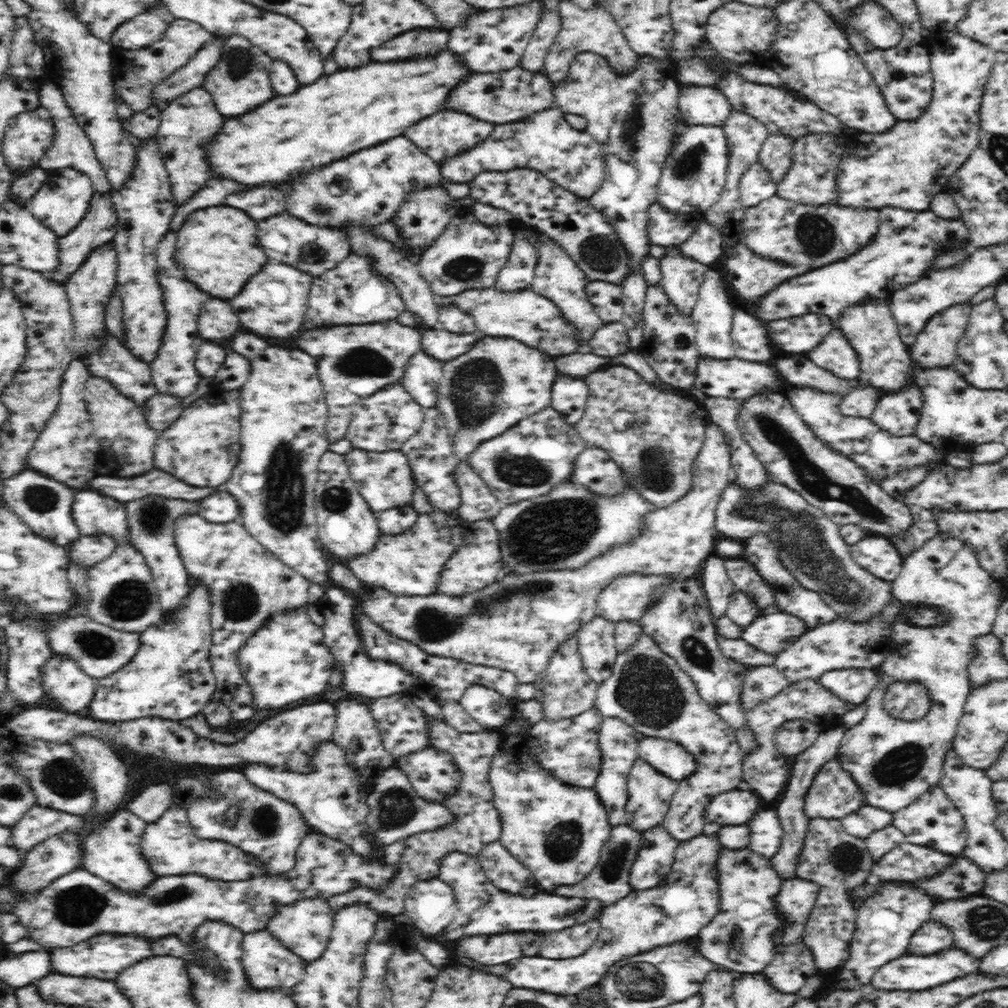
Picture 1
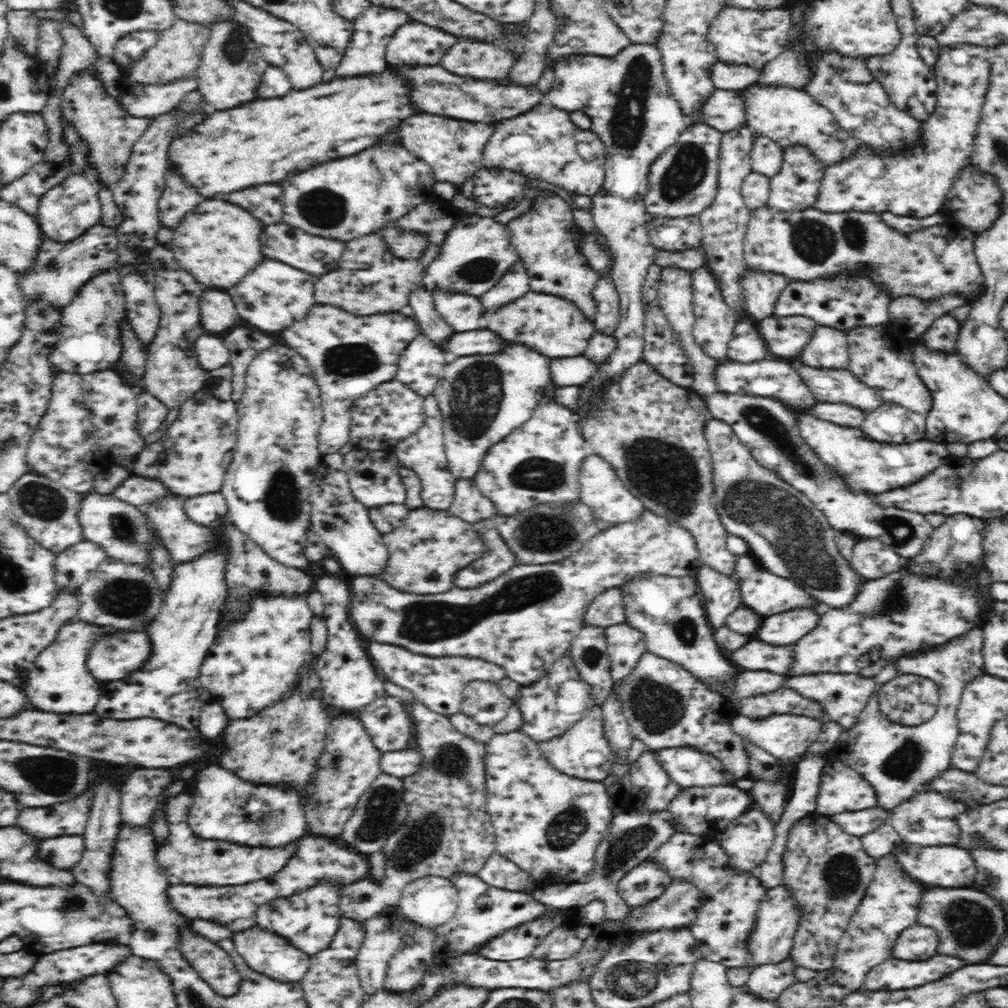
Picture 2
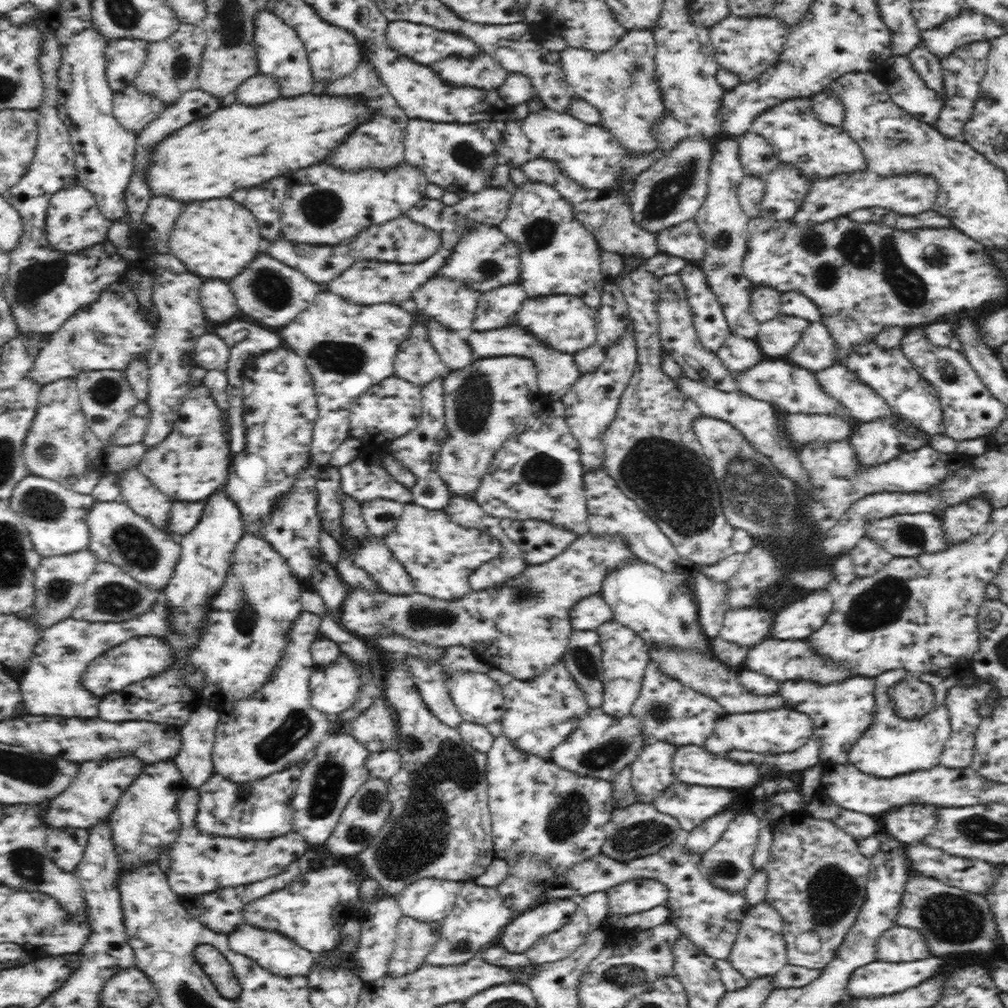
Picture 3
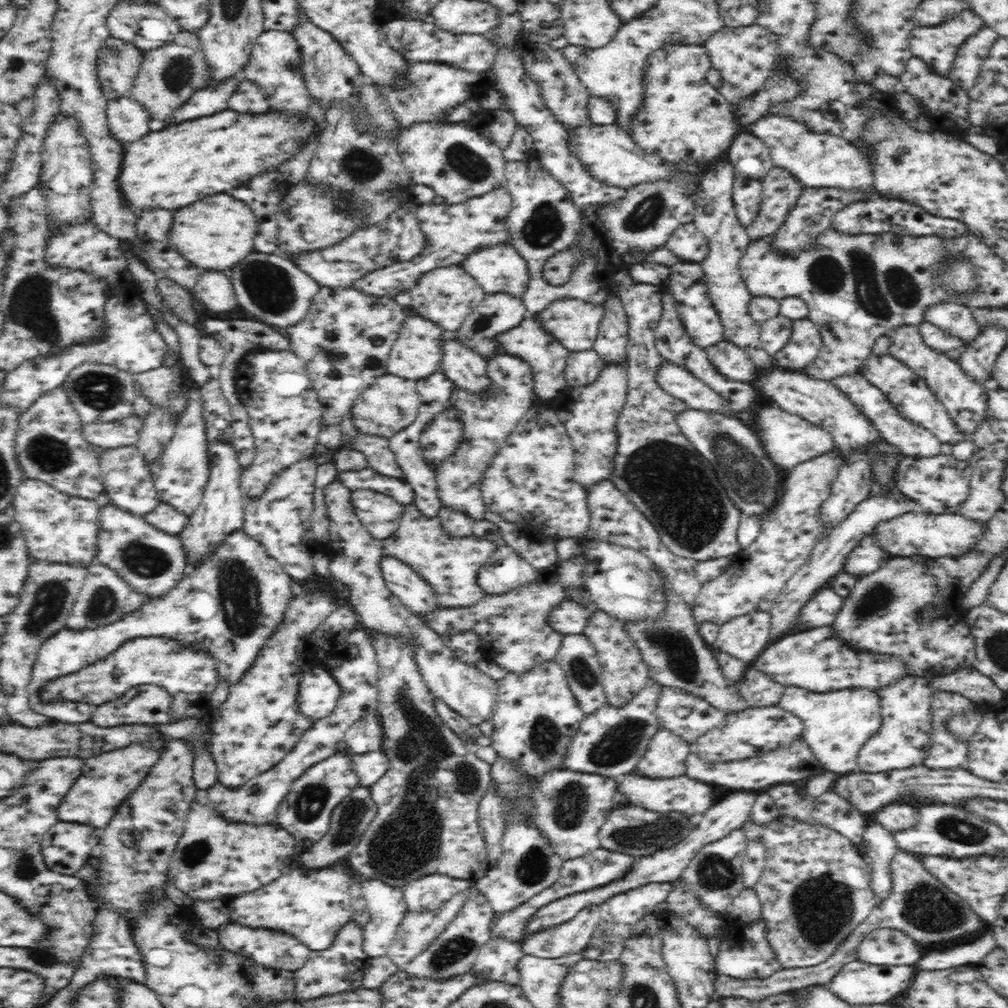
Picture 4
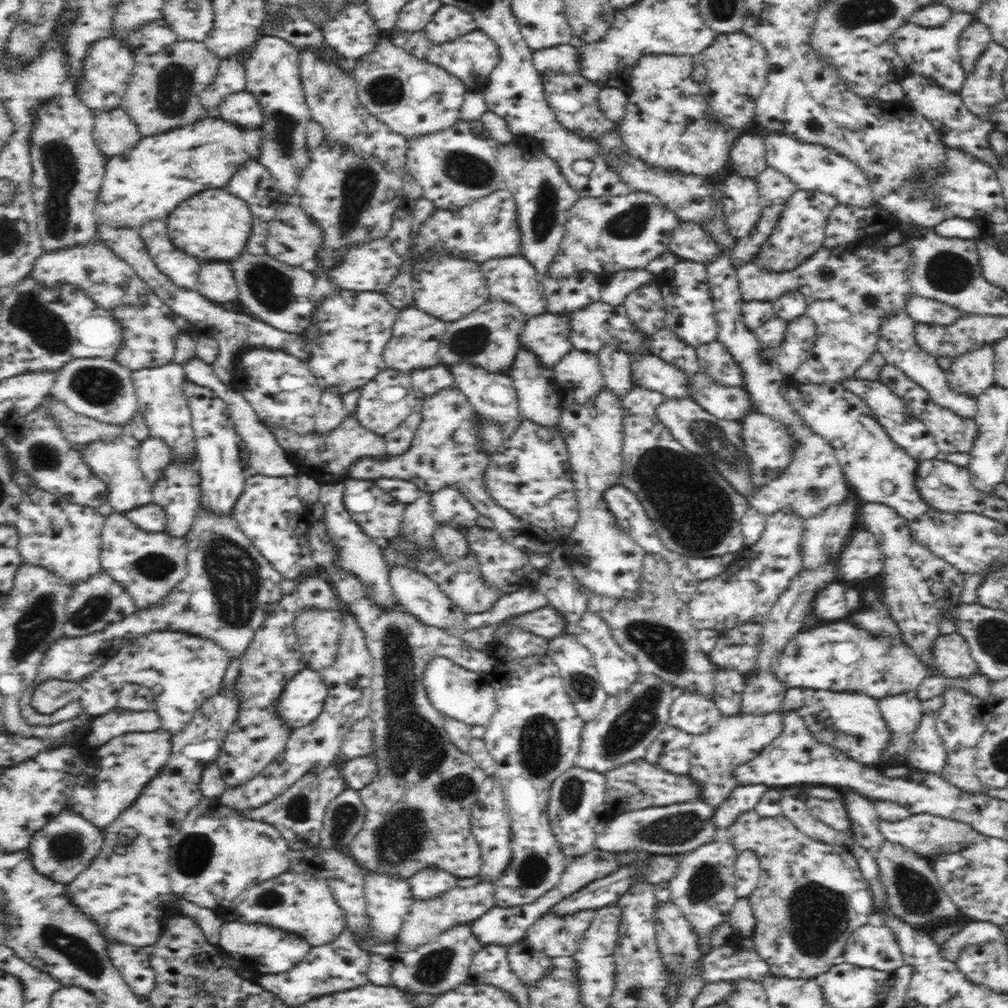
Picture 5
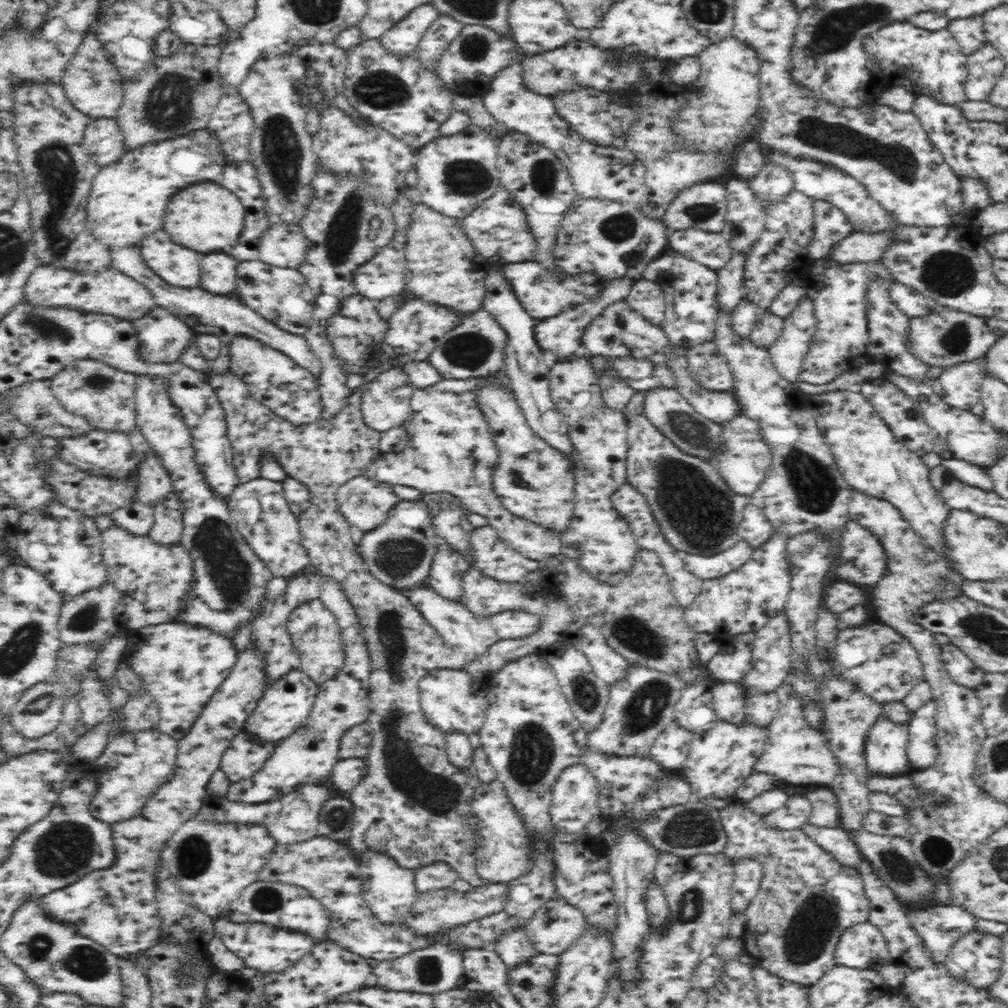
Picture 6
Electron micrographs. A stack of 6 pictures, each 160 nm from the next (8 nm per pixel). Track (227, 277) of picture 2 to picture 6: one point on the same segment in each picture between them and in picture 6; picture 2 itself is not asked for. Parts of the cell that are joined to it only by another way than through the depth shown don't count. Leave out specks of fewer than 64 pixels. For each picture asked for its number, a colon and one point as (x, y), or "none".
3: (216, 238)
4: (216, 232)
5: (214, 225)
6: (205, 217)

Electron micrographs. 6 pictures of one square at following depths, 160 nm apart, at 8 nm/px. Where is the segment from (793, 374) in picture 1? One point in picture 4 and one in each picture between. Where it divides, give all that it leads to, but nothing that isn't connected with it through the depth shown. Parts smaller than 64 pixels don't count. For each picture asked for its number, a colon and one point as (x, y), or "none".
2: (828, 385)
3: (864, 404)
4: (912, 440)

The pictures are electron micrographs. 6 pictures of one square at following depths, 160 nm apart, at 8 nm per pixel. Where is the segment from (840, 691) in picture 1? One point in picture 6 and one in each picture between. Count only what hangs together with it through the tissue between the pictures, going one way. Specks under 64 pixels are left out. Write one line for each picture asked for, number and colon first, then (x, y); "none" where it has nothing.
2: (843, 697)
3: (841, 713)
4: (837, 724)
5: (852, 722)
6: (885, 748)

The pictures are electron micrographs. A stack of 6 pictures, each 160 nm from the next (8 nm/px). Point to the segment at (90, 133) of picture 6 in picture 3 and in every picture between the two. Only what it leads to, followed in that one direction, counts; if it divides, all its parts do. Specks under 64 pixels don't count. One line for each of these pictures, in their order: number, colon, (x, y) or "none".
3: (134, 110)
4: (128, 121)
5: (114, 132)

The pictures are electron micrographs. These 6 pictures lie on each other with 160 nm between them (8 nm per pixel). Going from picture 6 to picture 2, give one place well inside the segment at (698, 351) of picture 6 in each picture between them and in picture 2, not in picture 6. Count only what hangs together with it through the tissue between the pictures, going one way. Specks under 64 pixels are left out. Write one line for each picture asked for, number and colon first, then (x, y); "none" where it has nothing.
2: (746, 346)
3: (737, 354)
4: (730, 360)
5: (715, 360)

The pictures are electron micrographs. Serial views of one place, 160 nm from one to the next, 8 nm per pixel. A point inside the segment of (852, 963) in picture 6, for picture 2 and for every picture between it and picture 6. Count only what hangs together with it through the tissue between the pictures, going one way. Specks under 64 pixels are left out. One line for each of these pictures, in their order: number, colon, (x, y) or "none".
2: (916, 943)
3: (899, 944)
4: (886, 946)
5: (873, 947)

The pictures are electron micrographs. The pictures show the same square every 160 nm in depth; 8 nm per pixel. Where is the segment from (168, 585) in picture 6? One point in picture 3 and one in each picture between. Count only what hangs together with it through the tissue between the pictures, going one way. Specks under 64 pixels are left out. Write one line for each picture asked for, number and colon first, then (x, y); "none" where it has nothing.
3: (118, 535)
4: (152, 562)
5: (147, 565)

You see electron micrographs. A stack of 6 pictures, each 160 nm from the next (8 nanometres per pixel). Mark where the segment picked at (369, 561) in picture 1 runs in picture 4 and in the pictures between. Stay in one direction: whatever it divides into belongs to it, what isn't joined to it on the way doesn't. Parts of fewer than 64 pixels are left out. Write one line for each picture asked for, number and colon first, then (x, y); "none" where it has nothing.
2: (423, 557)
3: (440, 555)
4: (450, 565)

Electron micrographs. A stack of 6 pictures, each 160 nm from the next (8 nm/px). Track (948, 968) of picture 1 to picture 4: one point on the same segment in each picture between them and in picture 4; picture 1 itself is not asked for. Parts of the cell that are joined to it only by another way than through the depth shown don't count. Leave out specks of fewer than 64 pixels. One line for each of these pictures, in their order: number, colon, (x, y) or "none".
2: (893, 974)
3: (879, 978)
4: (857, 983)

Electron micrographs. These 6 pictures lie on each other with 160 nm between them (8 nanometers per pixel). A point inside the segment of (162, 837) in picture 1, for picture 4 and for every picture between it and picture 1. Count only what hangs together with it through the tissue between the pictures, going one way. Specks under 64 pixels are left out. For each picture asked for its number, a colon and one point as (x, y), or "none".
2: (186, 859)
3: (199, 862)
4: (214, 857)

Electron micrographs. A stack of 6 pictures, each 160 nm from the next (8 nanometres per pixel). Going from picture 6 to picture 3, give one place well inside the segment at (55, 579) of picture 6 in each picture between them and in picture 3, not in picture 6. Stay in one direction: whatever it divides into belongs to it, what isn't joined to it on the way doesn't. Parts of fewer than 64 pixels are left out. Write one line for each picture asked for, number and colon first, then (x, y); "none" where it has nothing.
3: (55, 517)
4: (59, 528)
5: (65, 538)

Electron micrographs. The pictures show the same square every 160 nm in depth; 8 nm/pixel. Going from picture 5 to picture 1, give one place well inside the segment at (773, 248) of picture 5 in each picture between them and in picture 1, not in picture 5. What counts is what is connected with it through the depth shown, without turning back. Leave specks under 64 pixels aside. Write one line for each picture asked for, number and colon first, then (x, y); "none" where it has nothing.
1: (906, 167)
2: (915, 182)
3: (835, 197)
4: (812, 214)

